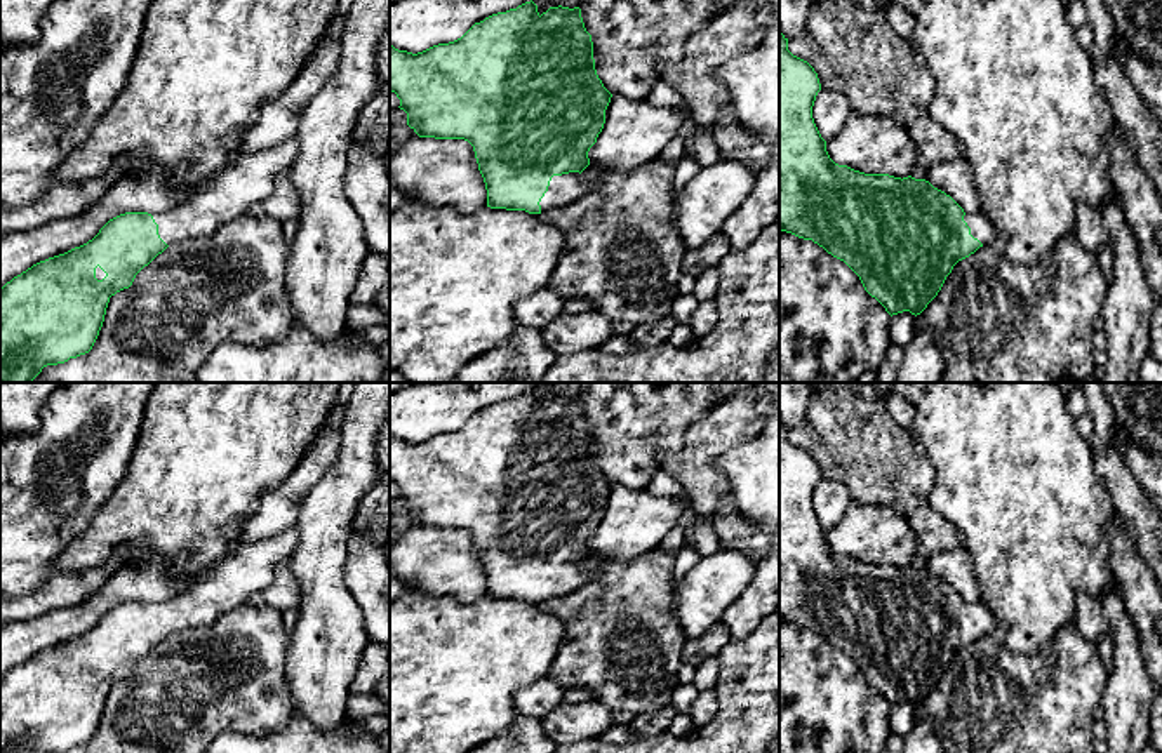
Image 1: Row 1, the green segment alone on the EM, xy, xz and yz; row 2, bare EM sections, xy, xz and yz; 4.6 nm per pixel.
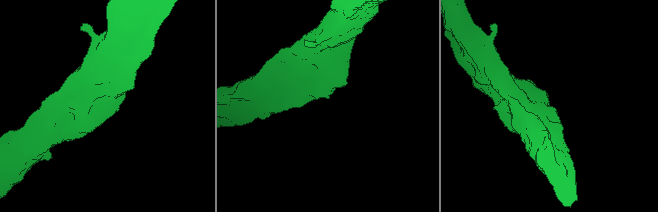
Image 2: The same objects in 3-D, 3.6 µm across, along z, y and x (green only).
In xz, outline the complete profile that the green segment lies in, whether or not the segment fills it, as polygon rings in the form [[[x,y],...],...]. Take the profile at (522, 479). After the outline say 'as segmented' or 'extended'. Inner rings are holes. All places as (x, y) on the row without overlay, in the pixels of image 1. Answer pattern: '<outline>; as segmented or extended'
[[[531,390],[517,398],[506,402],[498,402],[475,412],[461,428],[433,435],[423,442],[412,443],[407,440],[398,440],[390,435],[390,480],[400,489],[400,499],[407,503],[407,515],[419,527],[435,529],[464,529],[473,536],[478,560],[484,567],[487,579],[487,596],[506,598],[506,600],[525,600],[529,603],[541,603],[553,596],[564,596],[584,586],[588,581],[598,577],[598,570],[586,570],[581,562],[590,555],[588,541],[597,532],[598,523],[605,513],[605,499],[611,492],[612,483],[604,476],[602,470],[595,459],[593,449],[593,431],[591,424],[586,421],[581,398],[574,396],[550,396],[546,402],[539,403],[538,395]]]; extended

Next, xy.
[[[297,527],[247,543],[212,565],[184,591],[165,602],[125,602],[110,609],[87,633],[40,650],[0,678],[0,753],[64,753],[92,739],[110,687],[129,678],[136,664],[169,635],[209,626],[247,603],[275,579],[275,569],[290,558]]]; extended

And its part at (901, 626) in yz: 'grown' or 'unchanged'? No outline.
grown

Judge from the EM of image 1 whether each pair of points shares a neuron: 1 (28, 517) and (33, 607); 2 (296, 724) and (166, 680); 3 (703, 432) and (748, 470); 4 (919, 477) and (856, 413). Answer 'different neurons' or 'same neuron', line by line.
1: different neurons
2: different neurons
3: different neurons
4: same neuron

